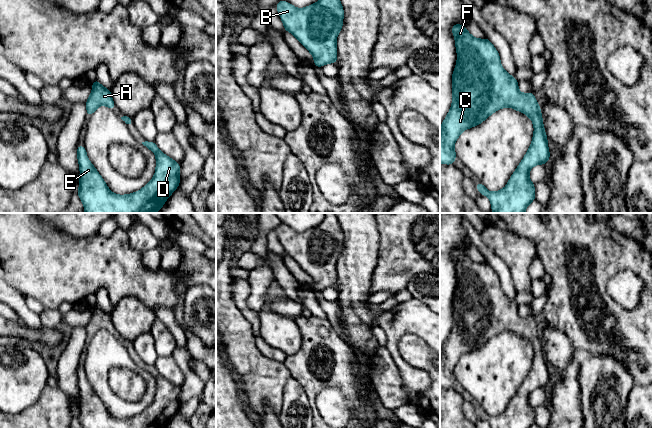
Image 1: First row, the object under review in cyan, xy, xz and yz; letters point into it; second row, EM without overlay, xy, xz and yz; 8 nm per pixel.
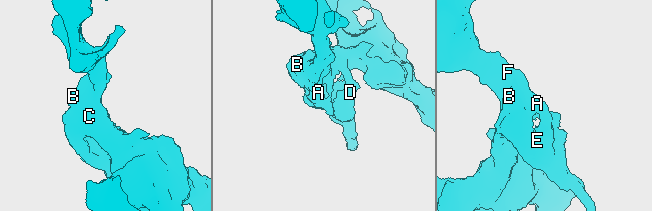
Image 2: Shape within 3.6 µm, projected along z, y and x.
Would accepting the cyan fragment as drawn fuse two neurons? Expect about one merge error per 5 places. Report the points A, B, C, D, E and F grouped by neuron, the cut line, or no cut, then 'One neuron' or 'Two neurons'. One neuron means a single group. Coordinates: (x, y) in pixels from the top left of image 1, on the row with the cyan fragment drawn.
Groups: A B C D E F. No split. One neuron

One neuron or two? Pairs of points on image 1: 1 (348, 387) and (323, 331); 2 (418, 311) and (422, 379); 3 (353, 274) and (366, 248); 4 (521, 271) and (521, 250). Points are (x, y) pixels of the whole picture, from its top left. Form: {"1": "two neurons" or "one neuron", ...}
{"1": "one neuron", "2": "one neuron", "3": "one neuron", "4": "one neuron"}

